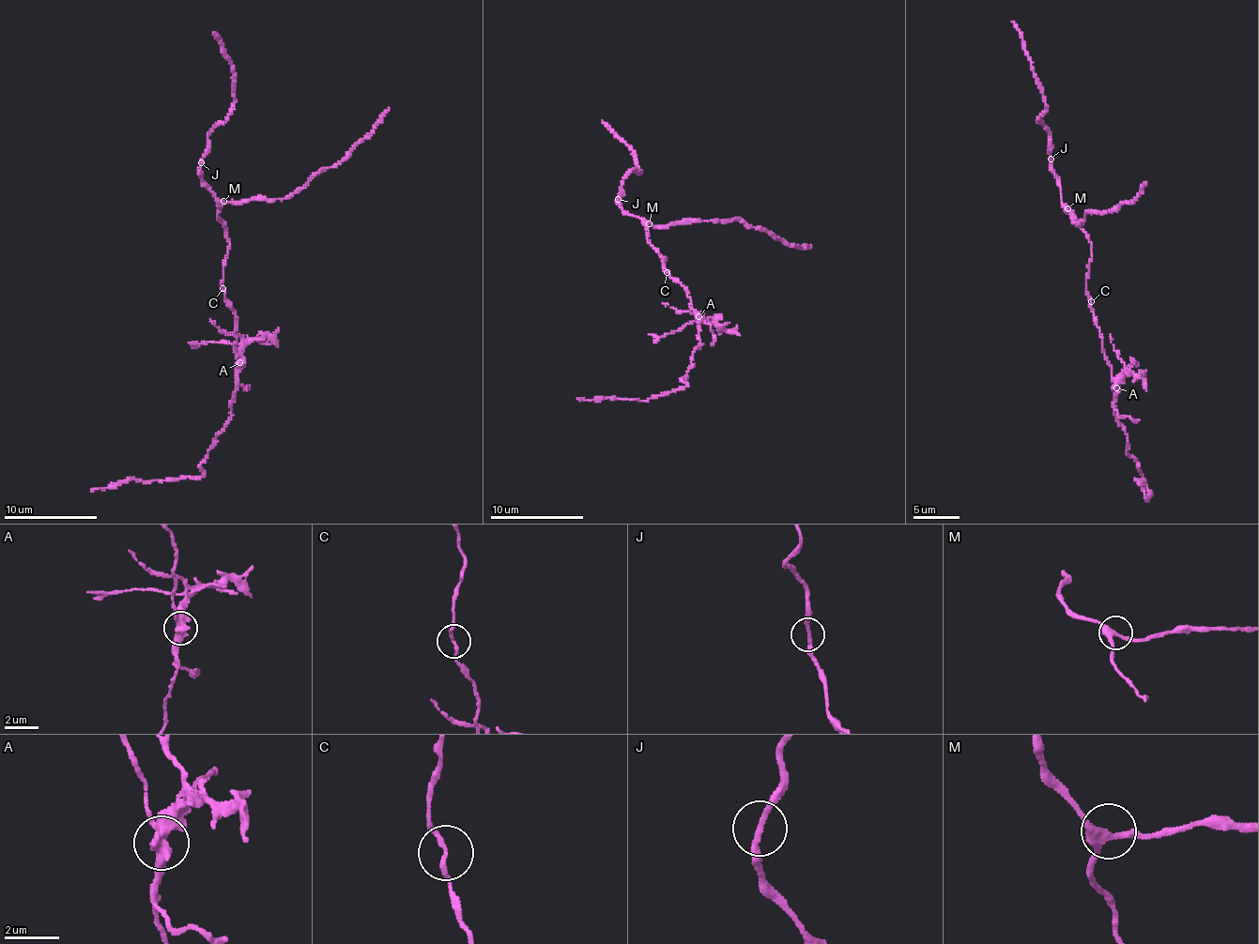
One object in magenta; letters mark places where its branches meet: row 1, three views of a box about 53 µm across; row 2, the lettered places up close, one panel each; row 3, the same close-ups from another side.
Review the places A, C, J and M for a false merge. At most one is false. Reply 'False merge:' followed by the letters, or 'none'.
False merge: A

